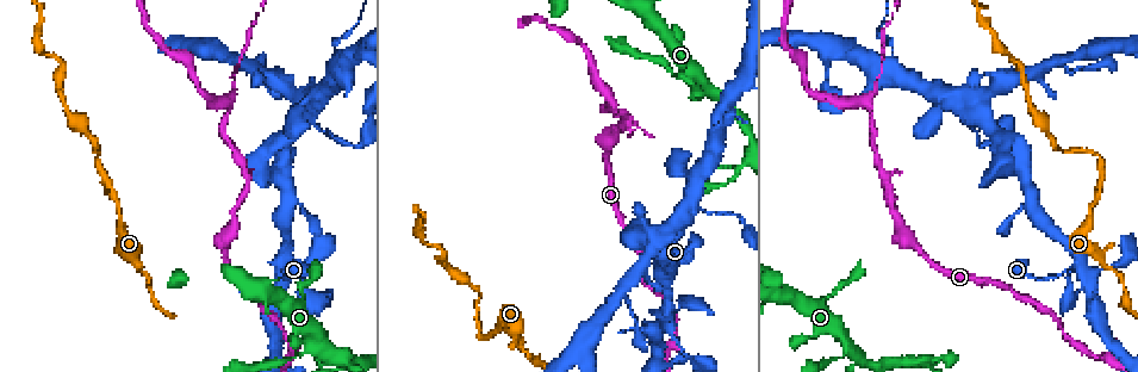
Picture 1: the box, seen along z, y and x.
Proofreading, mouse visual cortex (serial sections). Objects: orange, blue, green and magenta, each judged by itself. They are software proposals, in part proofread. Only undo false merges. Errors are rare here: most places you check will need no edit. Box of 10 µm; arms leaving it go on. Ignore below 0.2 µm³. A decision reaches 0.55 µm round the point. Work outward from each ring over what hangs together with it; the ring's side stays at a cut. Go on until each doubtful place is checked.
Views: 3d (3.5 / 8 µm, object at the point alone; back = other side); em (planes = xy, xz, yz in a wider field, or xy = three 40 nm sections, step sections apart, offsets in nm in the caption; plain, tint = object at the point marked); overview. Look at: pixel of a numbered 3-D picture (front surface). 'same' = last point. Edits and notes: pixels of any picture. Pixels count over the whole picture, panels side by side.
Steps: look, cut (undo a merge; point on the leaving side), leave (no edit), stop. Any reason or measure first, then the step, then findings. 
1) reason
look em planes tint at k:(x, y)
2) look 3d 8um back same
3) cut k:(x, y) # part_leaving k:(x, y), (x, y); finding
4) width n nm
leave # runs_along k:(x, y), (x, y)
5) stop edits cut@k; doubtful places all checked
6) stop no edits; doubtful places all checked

three arms meet
look 3d 3.5um at 1:(282, 265)

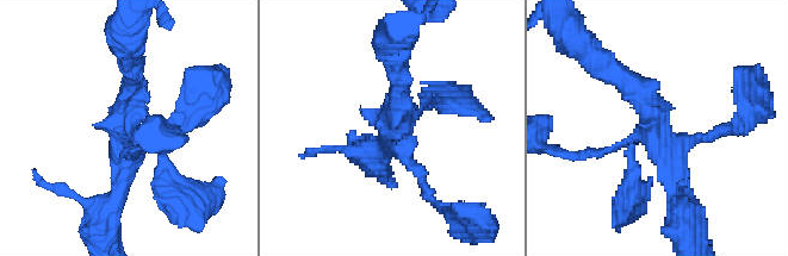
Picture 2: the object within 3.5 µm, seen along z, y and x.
look em planes tint at 2:(121, 130)

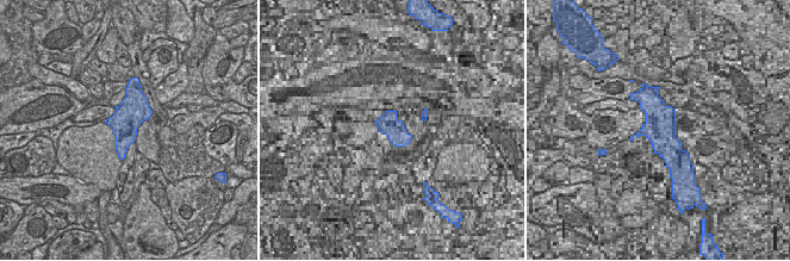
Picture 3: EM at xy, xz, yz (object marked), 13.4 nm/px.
look em xy step 2 tint same

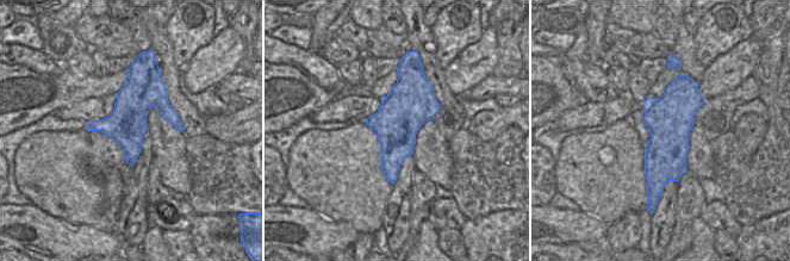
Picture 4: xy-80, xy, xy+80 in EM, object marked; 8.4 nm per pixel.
leave # runs_along 2:(135, 155), (117, 126), (131, 75); continuous, no second cell

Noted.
abrupt turn
look 3d 3.5um at 1:(975, 108)

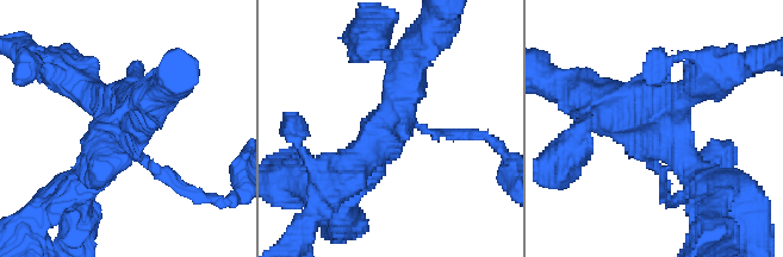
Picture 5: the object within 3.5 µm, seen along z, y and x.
look em xy step 5 tint at 5:(662, 123)

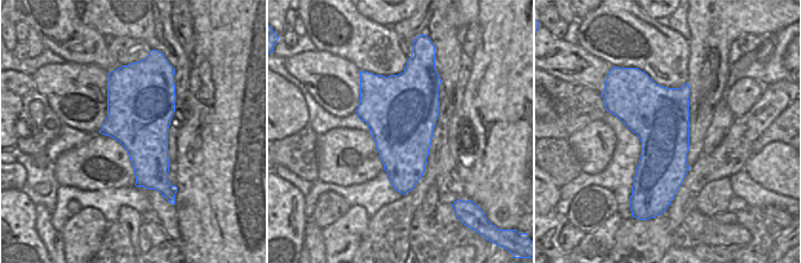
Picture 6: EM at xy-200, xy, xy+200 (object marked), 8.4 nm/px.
width 600 nm
leave # runs_along 5:(702, 181), (651, 107), (596, 100); one cell here

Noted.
look 3d 3.5um at 1:(229, 103)

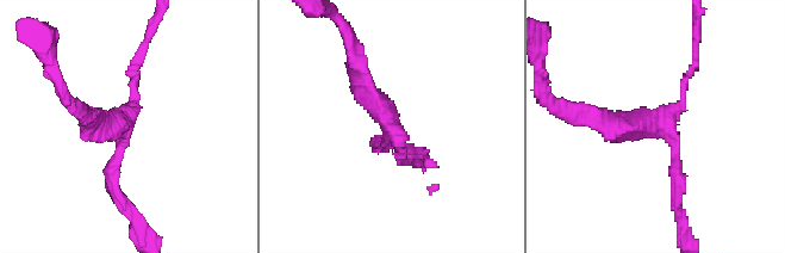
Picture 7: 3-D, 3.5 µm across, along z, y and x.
arms 3; arm_widths 100, 200, 250 nm; need the tissue
look em xy step 2 tint at 7:(394, 130)

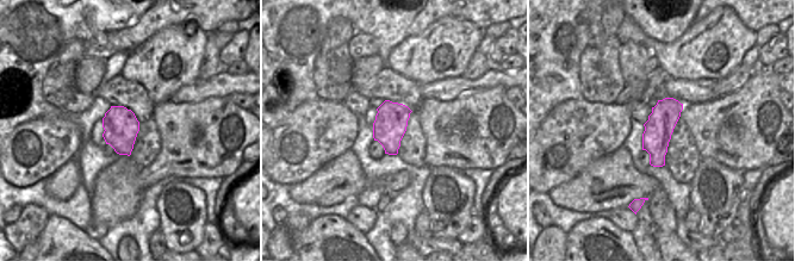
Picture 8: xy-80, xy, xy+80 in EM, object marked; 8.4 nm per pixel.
leave # runs_along 7:(678, 202), (676, 147), (664, 128), (596, 117); continuous, no second cell

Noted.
stop no edits; doubtful places all checked

